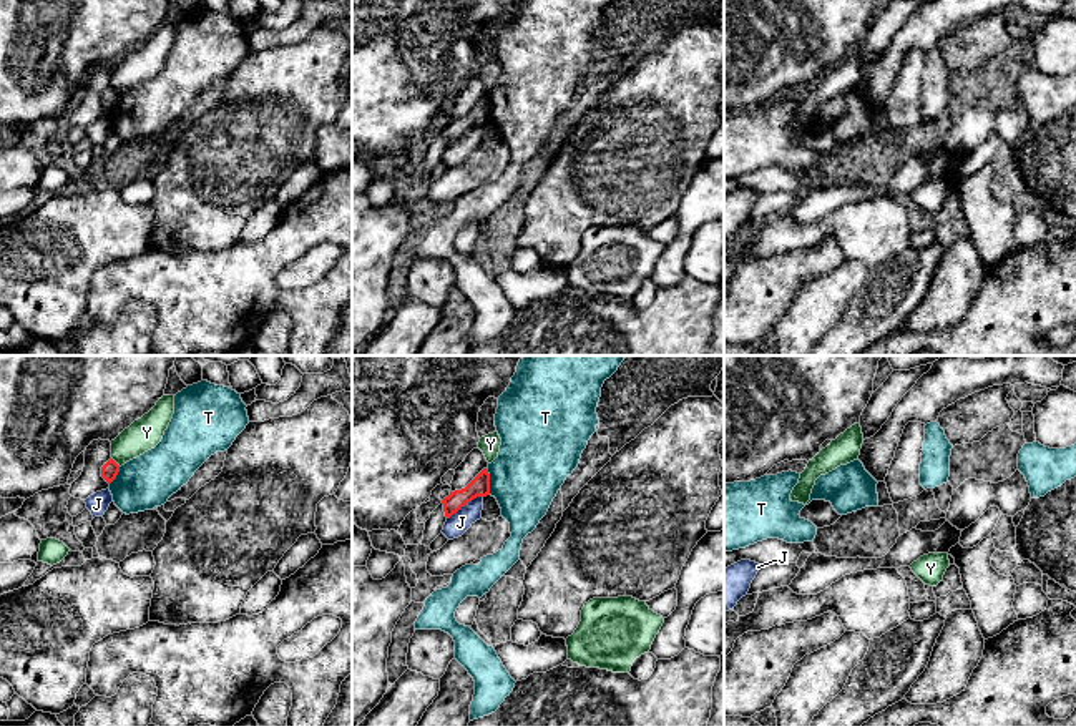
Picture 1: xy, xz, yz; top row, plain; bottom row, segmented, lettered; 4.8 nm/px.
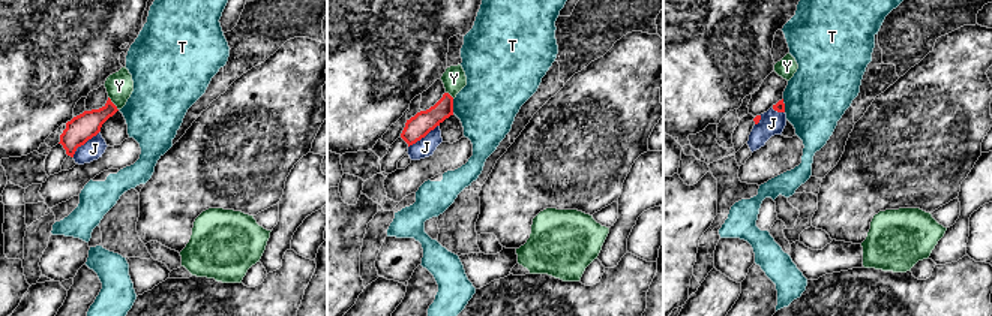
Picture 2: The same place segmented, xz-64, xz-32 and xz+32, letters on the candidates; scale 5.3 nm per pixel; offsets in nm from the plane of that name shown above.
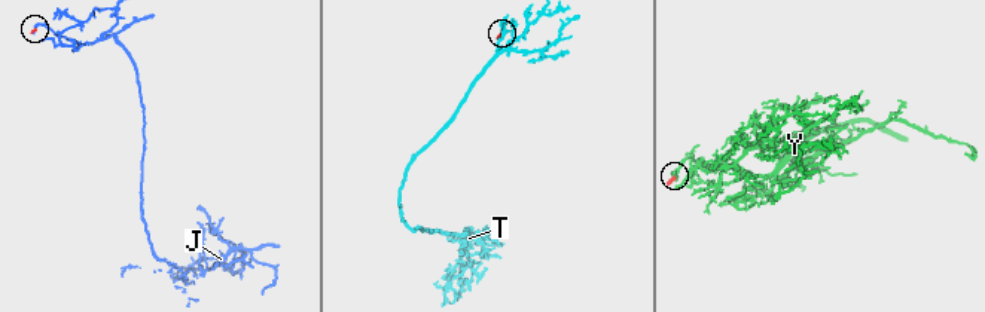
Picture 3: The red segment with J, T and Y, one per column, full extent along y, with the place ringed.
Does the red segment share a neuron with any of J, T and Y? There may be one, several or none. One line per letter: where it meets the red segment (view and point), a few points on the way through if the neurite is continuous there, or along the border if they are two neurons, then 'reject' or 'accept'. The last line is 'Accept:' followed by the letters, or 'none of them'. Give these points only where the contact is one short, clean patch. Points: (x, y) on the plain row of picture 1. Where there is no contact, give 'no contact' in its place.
J: contact xz (464, 133); reject
T: contact xz (489, 108); border xz (487, 95), (490, 122); reject
Y: contact xy (115, 90); reject
Accept: none of them

